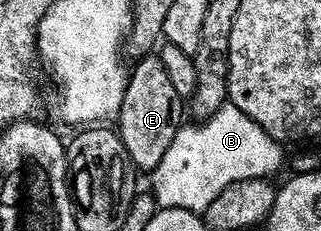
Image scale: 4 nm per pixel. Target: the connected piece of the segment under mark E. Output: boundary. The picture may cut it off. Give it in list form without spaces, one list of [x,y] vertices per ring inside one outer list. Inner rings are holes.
[[[151,53],[137,60],[126,81],[116,130],[124,141],[124,149],[128,149],[128,157],[139,172],[150,173],[156,165],[160,165],[160,157],[164,157],[168,145],[172,145],[172,137],[176,137],[178,128],[183,126],[182,111],[184,115],[184,101],[172,86],[168,69],[164,69],[161,58]]]

